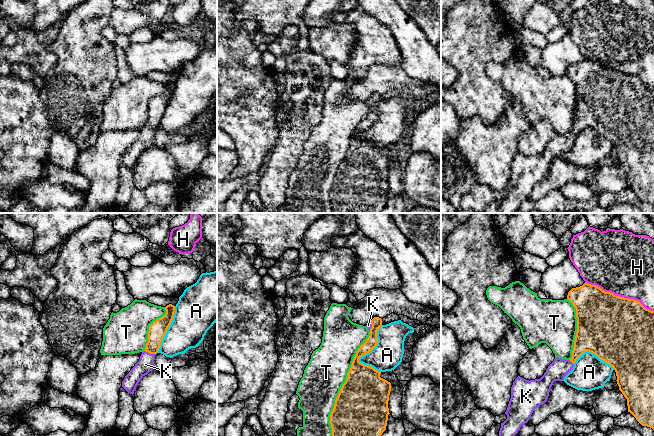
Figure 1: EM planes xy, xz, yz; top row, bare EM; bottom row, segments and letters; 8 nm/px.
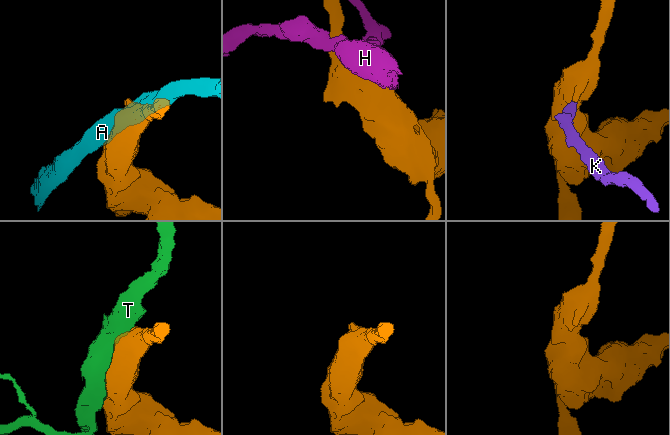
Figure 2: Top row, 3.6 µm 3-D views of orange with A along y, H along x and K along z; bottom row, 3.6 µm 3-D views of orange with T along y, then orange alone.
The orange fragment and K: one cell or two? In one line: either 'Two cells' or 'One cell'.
One cell

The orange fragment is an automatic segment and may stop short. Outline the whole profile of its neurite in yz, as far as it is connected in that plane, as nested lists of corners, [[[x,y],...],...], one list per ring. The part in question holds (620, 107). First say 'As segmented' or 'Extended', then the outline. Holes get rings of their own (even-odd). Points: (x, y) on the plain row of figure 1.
Extended. [[[584,59],[580,63],[572,64],[567,75],[576,85],[577,108],[570,136],[555,132],[554,137],[548,142],[540,155],[526,156],[518,152],[511,163],[511,174],[505,190],[507,195],[501,199],[499,213],[514,213],[521,202],[528,198],[533,187],[544,180],[549,172],[555,157],[563,157],[571,148],[576,136],[586,127],[592,128],[599,135],[613,143],[616,148],[619,166],[627,175],[628,188],[642,201],[654,206],[654,87],[646,85],[639,77],[605,68],[596,61]]]

